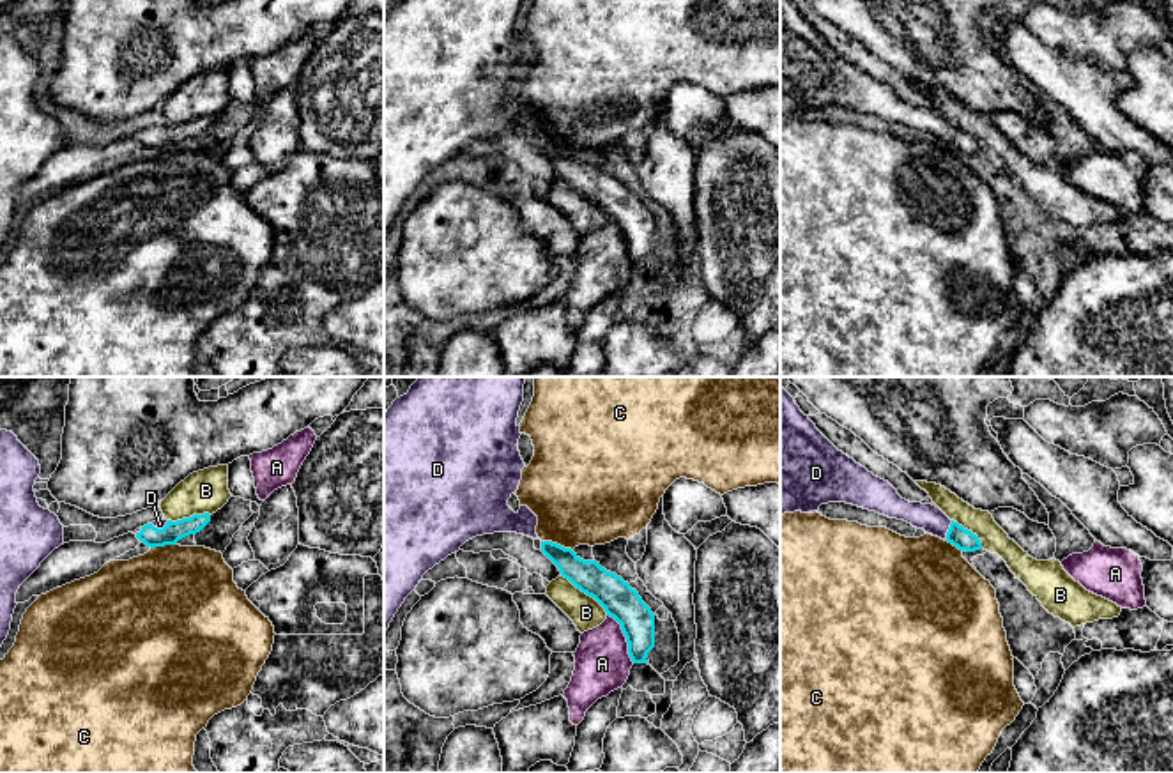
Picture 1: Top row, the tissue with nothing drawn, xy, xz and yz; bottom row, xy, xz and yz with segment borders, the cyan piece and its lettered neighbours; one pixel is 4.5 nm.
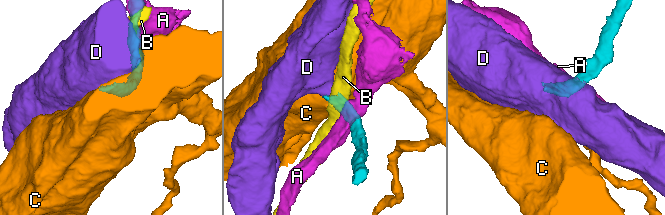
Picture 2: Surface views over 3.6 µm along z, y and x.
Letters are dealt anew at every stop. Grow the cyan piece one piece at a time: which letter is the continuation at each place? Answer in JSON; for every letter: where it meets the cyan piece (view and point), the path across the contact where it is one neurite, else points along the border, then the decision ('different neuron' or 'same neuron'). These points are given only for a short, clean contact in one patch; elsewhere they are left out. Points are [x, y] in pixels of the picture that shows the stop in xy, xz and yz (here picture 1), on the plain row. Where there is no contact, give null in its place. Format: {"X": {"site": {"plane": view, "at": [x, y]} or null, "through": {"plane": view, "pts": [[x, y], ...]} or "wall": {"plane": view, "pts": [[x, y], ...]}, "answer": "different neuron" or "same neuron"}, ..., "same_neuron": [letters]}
{"A": {"site": {"plane": "xz", "at": [625, 239]}, "answer": "different neuron"}, "B": {"site": {"plane": "xz", "at": [586, 197]}, "answer": "different neuron"}, "C": {"site": {"plane": "xz", "at": [556, 147]}, "wall": {"plane": "xz", "pts": [[542, 144], [551, 144], [572, 154]]}, "answer": "different neuron"}, "D": {"site": {"plane": "yz", "at": [949, 135]}, "through": {"plane": "yz", "pts": [[965, 144], [949, 135], [933, 124]]}, "answer": "same neuron"}, "same_neuron": ["D"]}

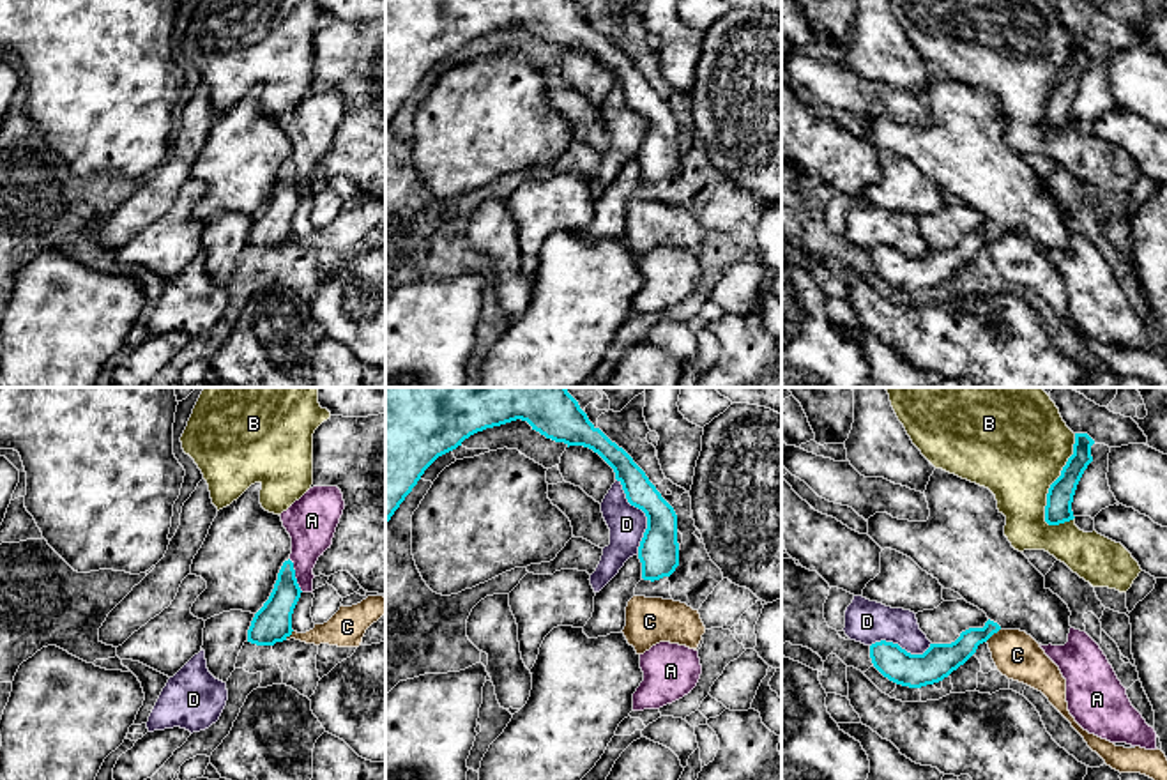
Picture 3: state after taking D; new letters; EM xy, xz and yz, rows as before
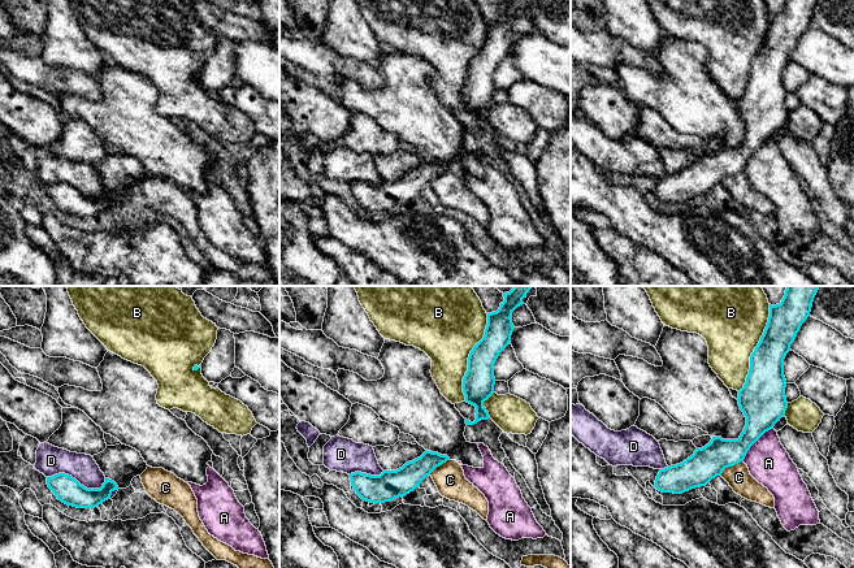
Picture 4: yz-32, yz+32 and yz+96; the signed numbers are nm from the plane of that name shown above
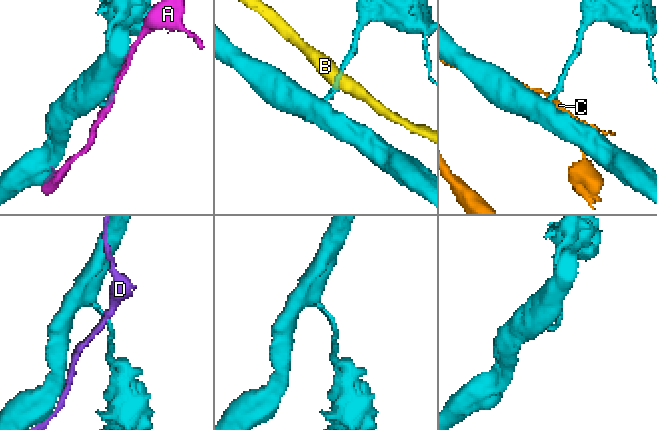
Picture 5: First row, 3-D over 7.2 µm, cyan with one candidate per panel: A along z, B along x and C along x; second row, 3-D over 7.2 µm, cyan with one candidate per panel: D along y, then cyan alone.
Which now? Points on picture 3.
{"A": {"site": {"plane": "xy", "at": [294, 179]}, "wall": {"plane": "xy", "pts": [[289, 163], [296, 186], [303, 195]]}, "answer": "different neuron"}, "B": {"site": {"plane": "yz", "at": [1056, 84]}, "answer": "different neuron"}, "C": {"site": {"plane": "yz", "at": [992, 237]}, "wall": {"plane": "yz", "pts": [[999, 232], [985, 244]]}, "answer": "different neuron"}, "D": {"site": {"plane": "xz", "at": [644, 115]}, "answer": "different neuron"}, "same_neuron": []}

